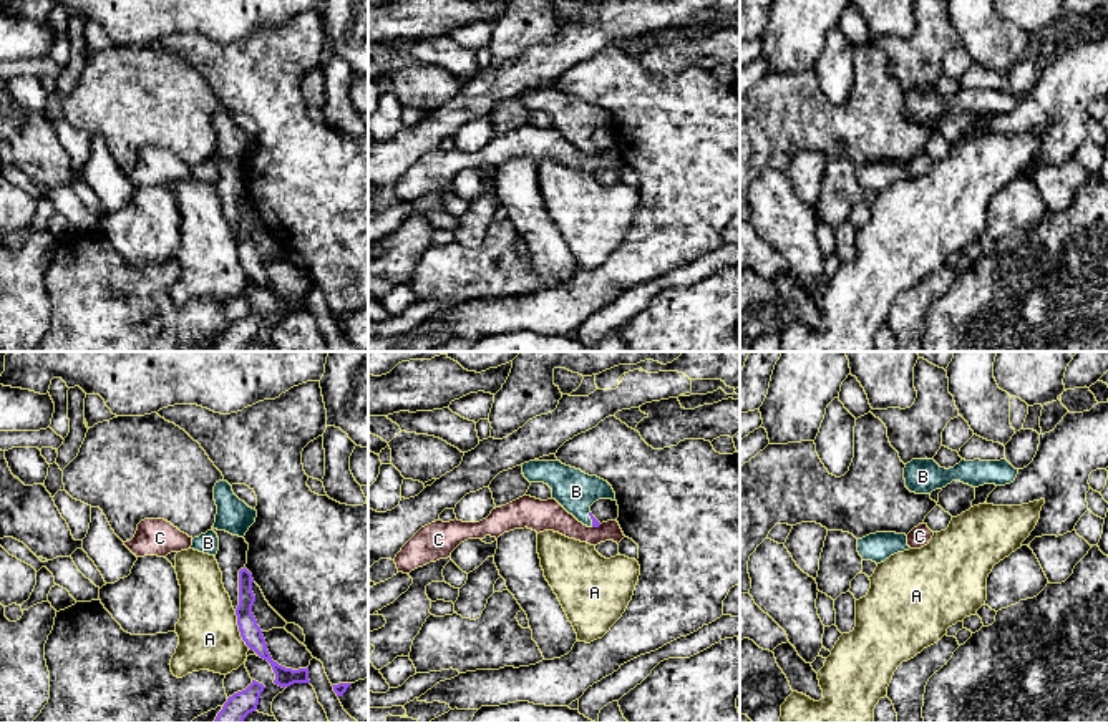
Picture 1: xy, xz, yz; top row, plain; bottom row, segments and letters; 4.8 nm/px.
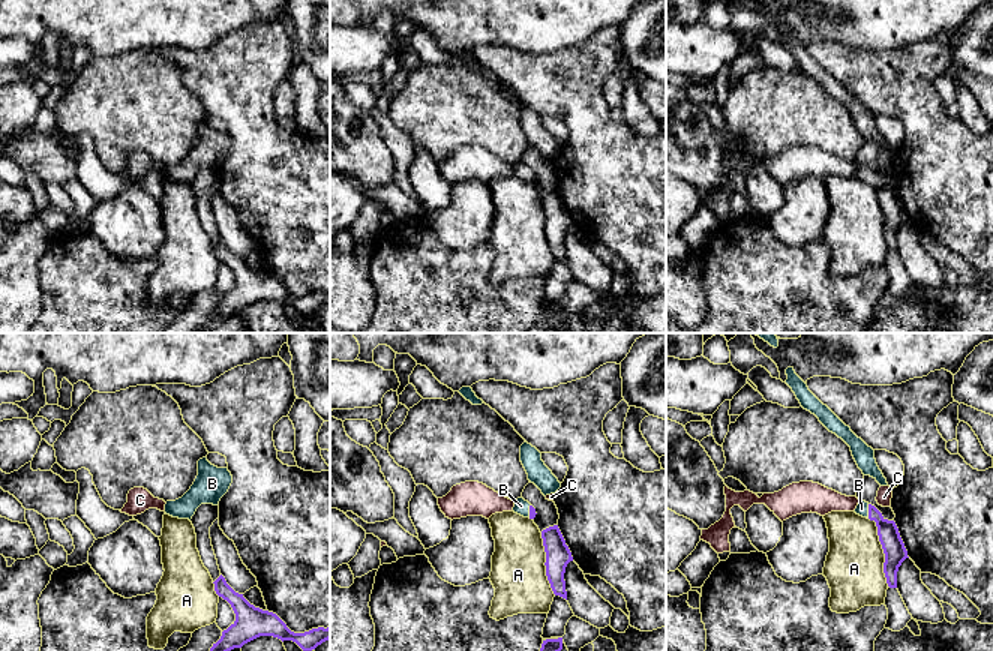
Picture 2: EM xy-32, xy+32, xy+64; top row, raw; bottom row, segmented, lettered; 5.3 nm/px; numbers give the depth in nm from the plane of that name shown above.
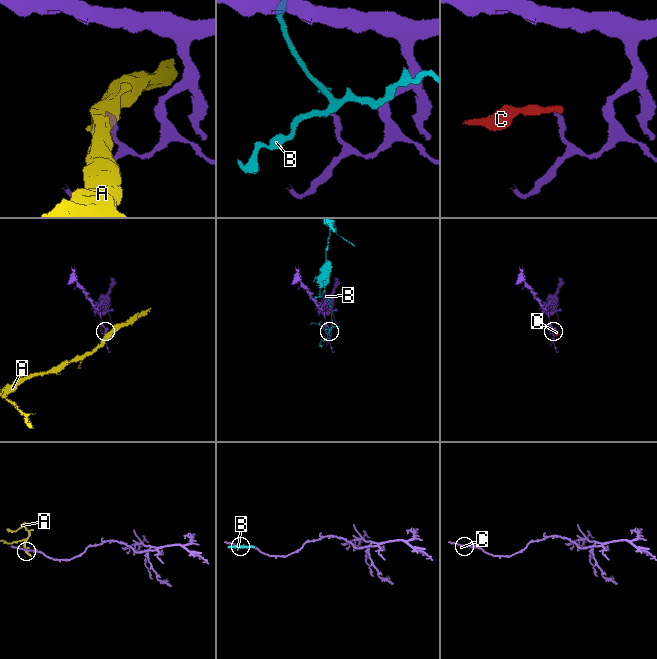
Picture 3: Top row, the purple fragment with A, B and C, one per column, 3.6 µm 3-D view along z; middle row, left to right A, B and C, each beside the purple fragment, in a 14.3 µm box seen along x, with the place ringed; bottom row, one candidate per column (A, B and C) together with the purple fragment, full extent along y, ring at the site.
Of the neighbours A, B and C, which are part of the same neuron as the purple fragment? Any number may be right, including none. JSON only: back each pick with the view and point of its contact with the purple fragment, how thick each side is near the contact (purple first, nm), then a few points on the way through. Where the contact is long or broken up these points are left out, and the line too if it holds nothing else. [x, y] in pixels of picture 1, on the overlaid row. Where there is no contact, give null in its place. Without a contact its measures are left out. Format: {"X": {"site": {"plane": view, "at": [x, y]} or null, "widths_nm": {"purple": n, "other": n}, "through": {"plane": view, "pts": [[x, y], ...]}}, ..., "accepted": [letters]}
{"accepted": []}

